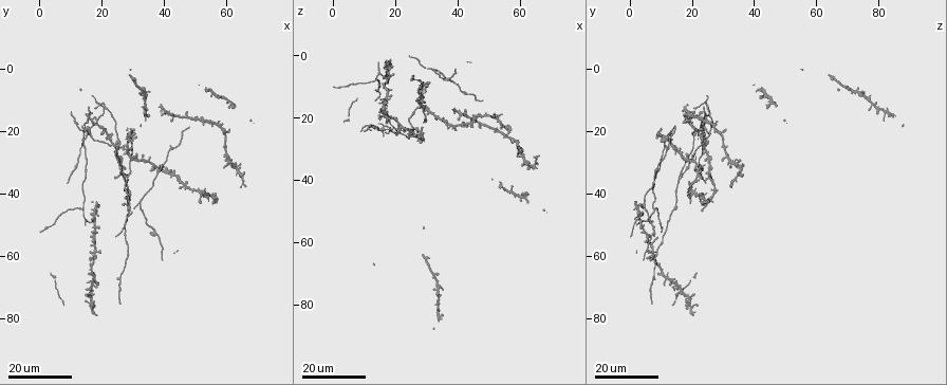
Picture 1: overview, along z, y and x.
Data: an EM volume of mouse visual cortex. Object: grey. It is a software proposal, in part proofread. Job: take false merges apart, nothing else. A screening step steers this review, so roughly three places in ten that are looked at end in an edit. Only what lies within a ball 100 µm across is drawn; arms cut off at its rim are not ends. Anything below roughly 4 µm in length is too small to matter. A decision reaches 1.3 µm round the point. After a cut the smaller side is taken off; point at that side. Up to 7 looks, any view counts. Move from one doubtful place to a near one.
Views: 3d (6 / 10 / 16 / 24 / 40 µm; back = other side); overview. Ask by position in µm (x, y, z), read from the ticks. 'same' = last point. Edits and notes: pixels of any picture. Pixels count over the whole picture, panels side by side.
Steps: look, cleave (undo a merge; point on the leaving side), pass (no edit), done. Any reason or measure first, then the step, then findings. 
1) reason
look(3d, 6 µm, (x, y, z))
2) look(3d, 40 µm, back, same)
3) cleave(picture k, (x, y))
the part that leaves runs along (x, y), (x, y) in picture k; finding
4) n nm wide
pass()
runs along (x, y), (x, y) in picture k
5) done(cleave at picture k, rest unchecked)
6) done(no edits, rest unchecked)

look(3d, 24 µm, (30, 30, 18))

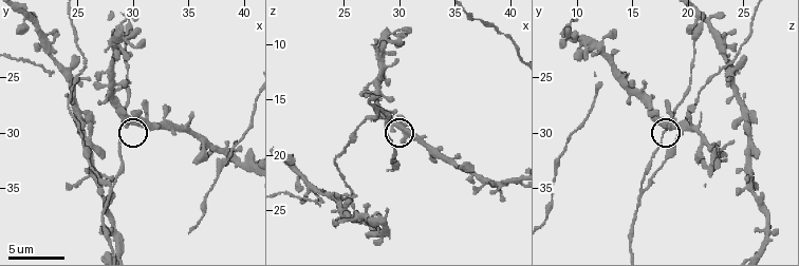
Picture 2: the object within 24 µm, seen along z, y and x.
look(3d, 10 µm, (29.2, 29.4, 18.0))

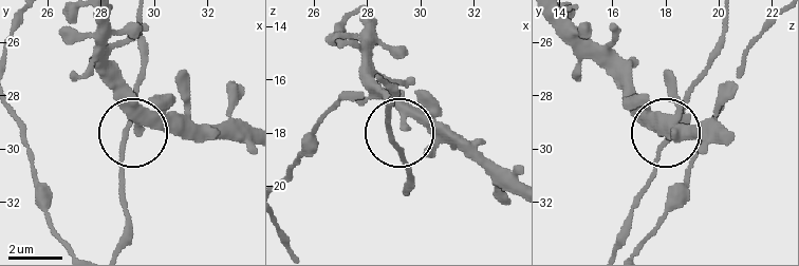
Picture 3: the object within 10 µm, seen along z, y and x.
side arm 12 µm
pass()
runs along (117, 246), (127, 219), (122, 151), (143, 64) in picture 3; all the same cell

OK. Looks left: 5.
two arms in line, one across
look(3d, 16 µm, (25.4, 22.6, 24.6))

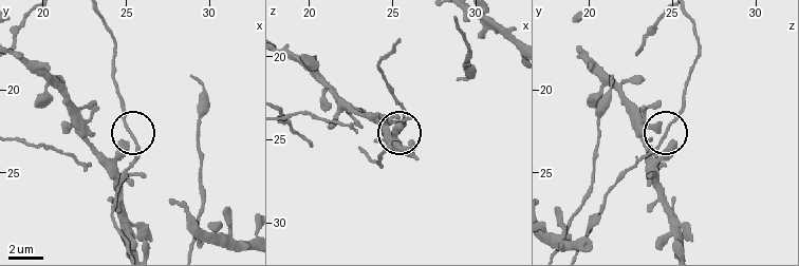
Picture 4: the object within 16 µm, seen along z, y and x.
side arm 46 µm
pass()
all the same cell

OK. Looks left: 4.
three-way junction
look(3d, 10 µm, (28.4, 34.6, 16.0))

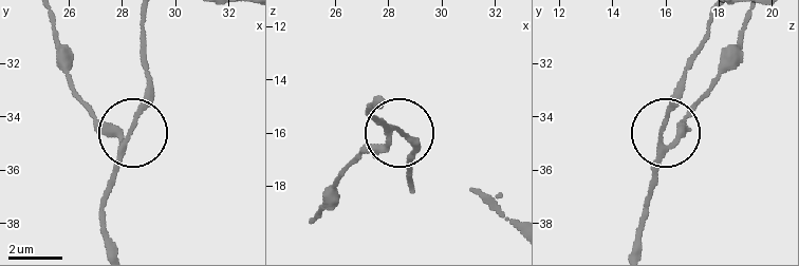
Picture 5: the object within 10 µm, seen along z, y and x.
look(3d, 10 µm, back, (28.2, 34.7, 15.8))

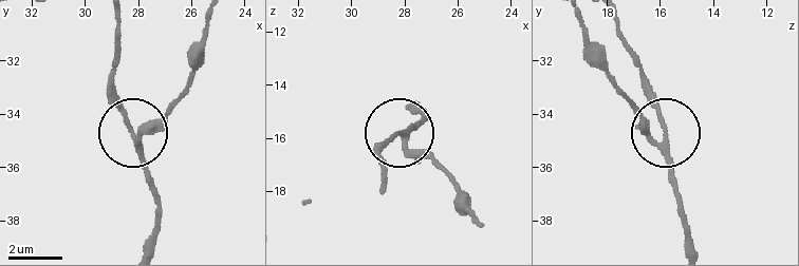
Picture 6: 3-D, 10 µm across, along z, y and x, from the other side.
side arm 45 µm
pass()
runs along (479, 223), (469, 201), (396, 134), (378, 153) in picture 6; one cell here

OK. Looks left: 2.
three-way junction
look(3d, 24 µm, (32, 43, 4))

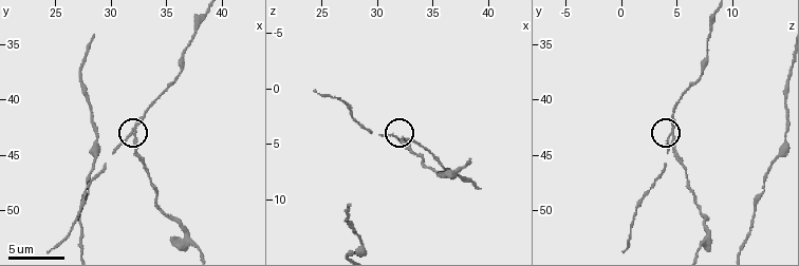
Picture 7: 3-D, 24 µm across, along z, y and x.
look(3d, 10 µm, (31.8, 43.2, 4.4))

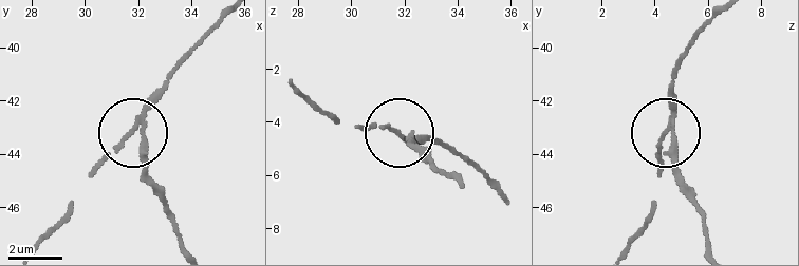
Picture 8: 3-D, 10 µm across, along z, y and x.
3 arms
cleave(picture 8, (143, 164))
the part that leaves runs along (142, 127), (142, 165), (173, 220), (180, 247) in picture 8; two cells meet here

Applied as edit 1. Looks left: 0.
done(cleave at picture 8, rest unchecked)

